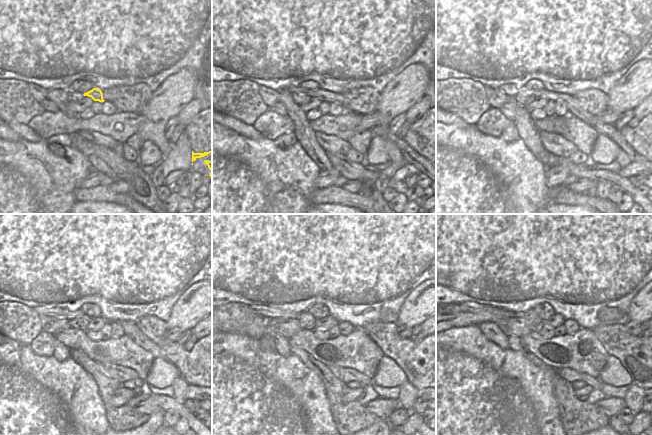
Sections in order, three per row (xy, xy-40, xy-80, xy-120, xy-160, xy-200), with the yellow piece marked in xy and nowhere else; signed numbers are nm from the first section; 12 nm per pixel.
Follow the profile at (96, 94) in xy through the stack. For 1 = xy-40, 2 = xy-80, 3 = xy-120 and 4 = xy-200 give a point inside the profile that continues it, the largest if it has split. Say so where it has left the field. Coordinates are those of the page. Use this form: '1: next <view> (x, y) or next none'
1: next xy-40 (323, 95)
2: next xy-80 (574, 108)
3: next xy-120 (130, 328)
4: next xy-200 (468, 306)

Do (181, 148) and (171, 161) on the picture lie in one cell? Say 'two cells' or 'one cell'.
one cell

